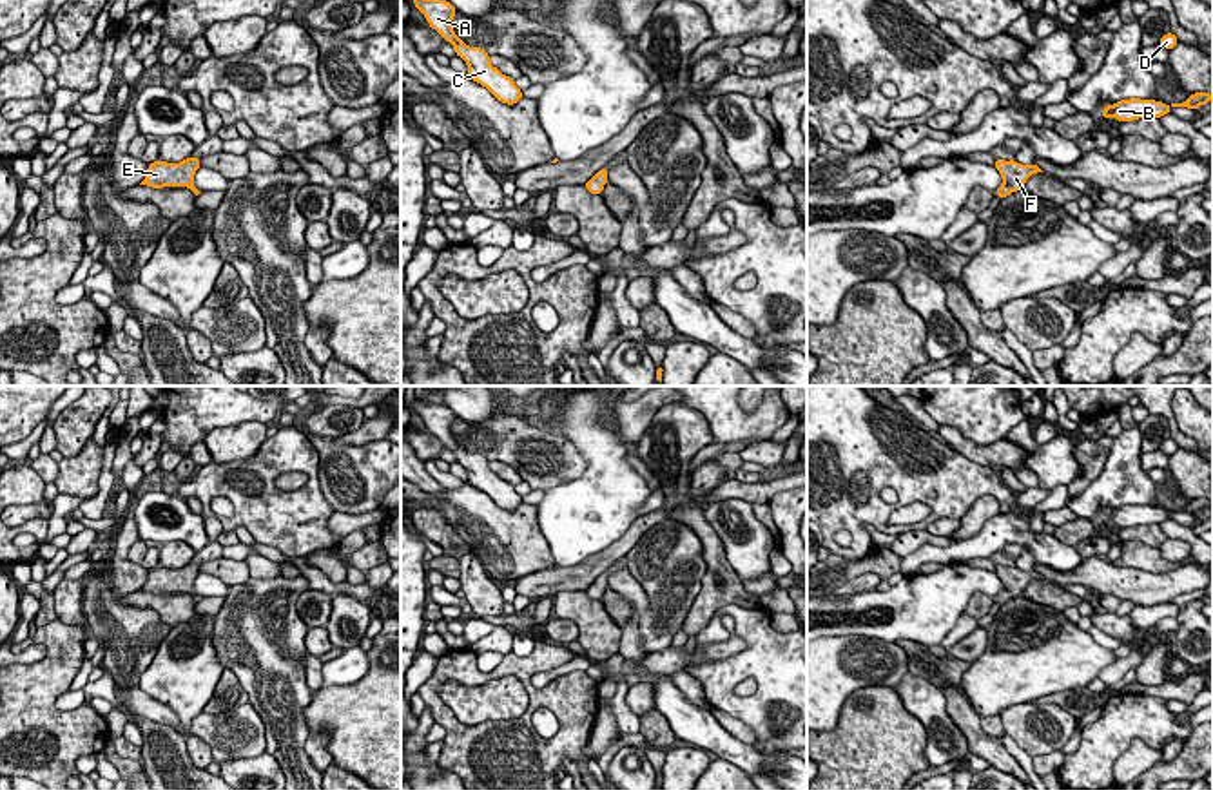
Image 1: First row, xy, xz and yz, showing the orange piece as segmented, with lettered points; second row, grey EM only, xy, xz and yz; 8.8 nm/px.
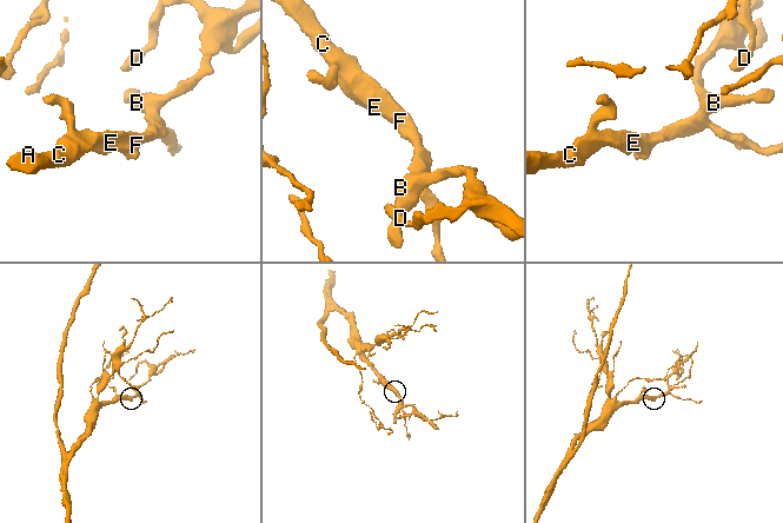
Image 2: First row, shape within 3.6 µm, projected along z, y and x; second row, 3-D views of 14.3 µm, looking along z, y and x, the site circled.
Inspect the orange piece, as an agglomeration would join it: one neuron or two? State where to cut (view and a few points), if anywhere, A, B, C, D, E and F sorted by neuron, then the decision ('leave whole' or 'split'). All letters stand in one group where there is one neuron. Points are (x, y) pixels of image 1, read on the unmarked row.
cut none; groups A B C D E F; leave whole

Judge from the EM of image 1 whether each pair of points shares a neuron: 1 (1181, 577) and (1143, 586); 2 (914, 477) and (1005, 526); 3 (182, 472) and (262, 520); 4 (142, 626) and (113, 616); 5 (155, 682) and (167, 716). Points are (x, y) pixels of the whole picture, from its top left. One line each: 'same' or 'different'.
1: same
2: different
3: different
4: same
5: different

